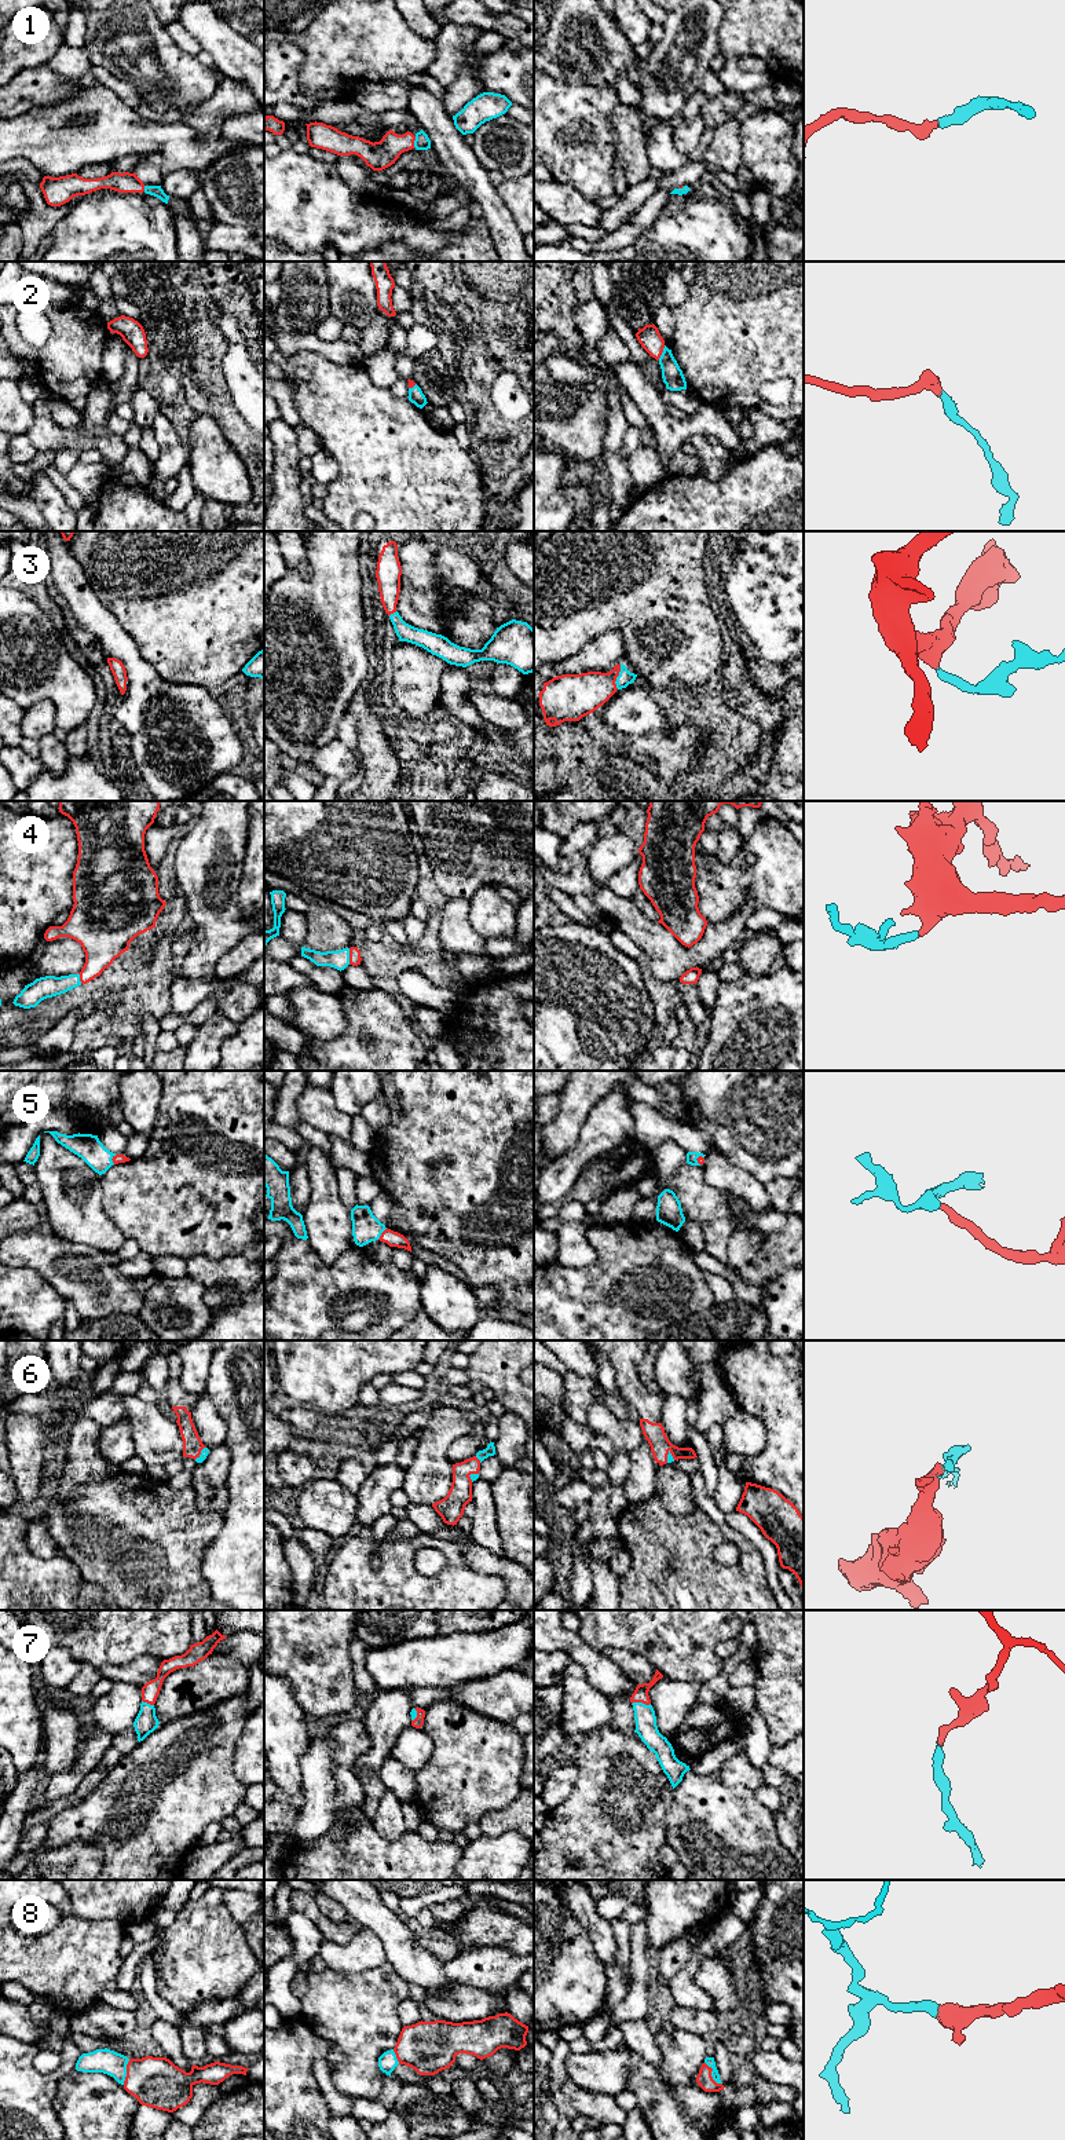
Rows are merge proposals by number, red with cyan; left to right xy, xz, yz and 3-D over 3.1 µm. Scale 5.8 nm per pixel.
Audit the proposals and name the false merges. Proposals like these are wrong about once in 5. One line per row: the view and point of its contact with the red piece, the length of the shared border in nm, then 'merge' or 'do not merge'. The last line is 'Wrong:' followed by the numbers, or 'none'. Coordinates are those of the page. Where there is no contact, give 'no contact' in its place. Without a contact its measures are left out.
1: meets red in xz at (413, 142); contact 70 nm long; merge
2: meets red in yz at (662, 351); contact 100 nm long; merge
3: meets red in yz at (617, 676); contact 150 nm long; merge
4: meets red in xz at (350, 957); contact 100 nm long; merge
5: meets red in xz at (381, 1233); contact 90 nm long; merge
6: meets red in xy at (200, 1453); contact 100 nm long; merge
7: meets red in yz at (640, 1701); contact 110 nm long; merge
8: meets red in yz at (710, 2074); contact 170 nm long; merge
Wrong: none

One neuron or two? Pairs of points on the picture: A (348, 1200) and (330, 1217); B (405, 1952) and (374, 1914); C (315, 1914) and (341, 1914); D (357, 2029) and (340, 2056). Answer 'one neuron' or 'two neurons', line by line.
A: two neurons
B: one neuron
C: two neurons
D: one neuron

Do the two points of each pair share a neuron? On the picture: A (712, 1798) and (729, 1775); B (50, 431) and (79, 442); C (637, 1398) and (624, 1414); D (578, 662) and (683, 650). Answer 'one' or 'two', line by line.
A: two
B: one
C: two
D: two

